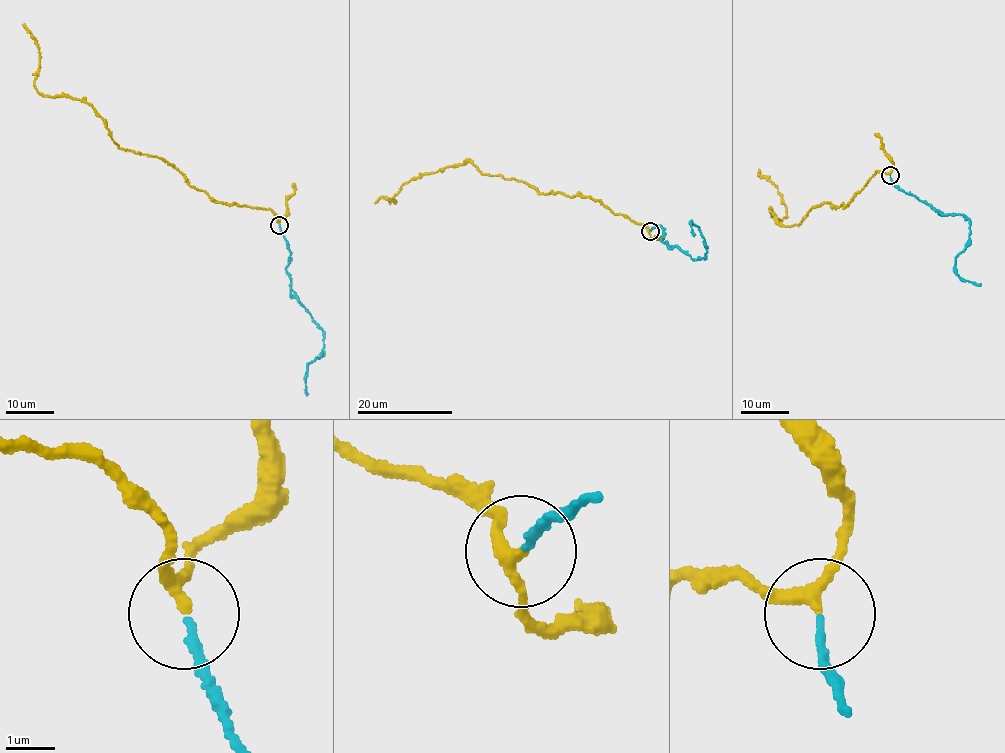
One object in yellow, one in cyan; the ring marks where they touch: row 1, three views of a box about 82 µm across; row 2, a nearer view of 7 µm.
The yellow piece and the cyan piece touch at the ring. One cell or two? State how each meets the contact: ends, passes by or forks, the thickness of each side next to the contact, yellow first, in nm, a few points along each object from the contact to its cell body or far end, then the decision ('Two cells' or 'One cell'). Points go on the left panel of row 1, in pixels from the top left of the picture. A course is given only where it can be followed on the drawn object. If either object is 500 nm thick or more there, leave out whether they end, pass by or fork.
At the ring yellow passes by. At the ring cyan ends. Thickness 220 nm (yellow) against 150 nm. Course of yellow: (279, 225), (270, 210), (213, 202), (158, 157), (121, 149), (87, 103), (38, 93), (39, 48), (23, 24). Course of cyan: (279, 225), (290, 253), (286, 272), (290, 279), (290, 287), (323, 333), (322, 355), (308, 365), (307, 395). One cell

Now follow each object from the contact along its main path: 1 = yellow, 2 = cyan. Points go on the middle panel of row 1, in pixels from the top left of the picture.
1: (650, 230), (598, 201), (538, 192), (484, 174), (469, 161), (411, 178), (394, 203), (382, 197), (375, 203)
2: (650, 230), (657, 225), (667, 245), (691, 258), (705, 258), (706, 244), (692, 221), (694, 235)

